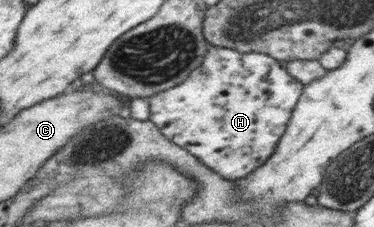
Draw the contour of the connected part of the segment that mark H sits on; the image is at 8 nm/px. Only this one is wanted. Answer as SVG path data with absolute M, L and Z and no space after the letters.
M213 46L207 51L203 65L194 70L184 83L170 90L157 93L149 98L151 101L152 112L151 120L160 127L163 134L167 136L168 139L171 139L174 143L180 145L180 147L187 148L187 150L196 155L203 164L211 167L219 174L222 174L224 179L232 180L234 182L248 177L274 155L275 151L278 149L280 139L283 138L283 135L287 131L287 125L291 122L293 111L296 109L304 89L304 84L298 81L295 76L287 70L284 63L277 58L268 55L267 52L242 52L236 48Z

